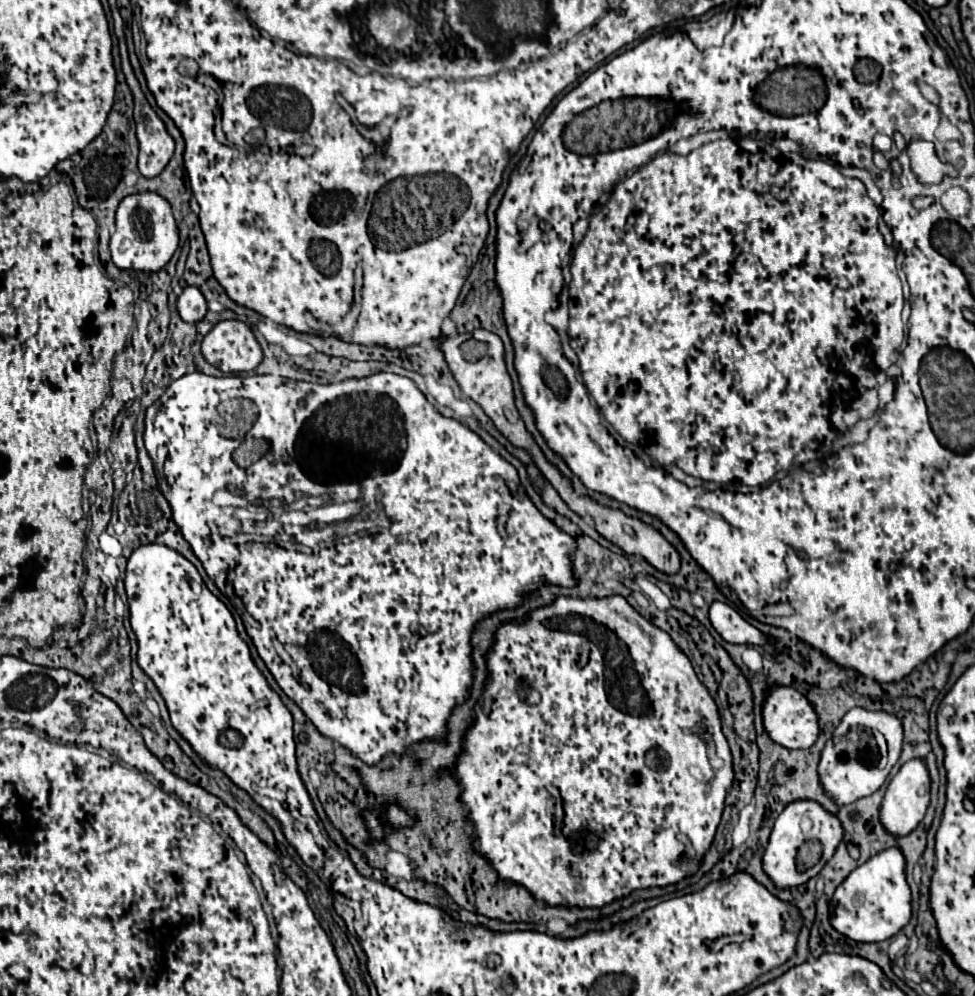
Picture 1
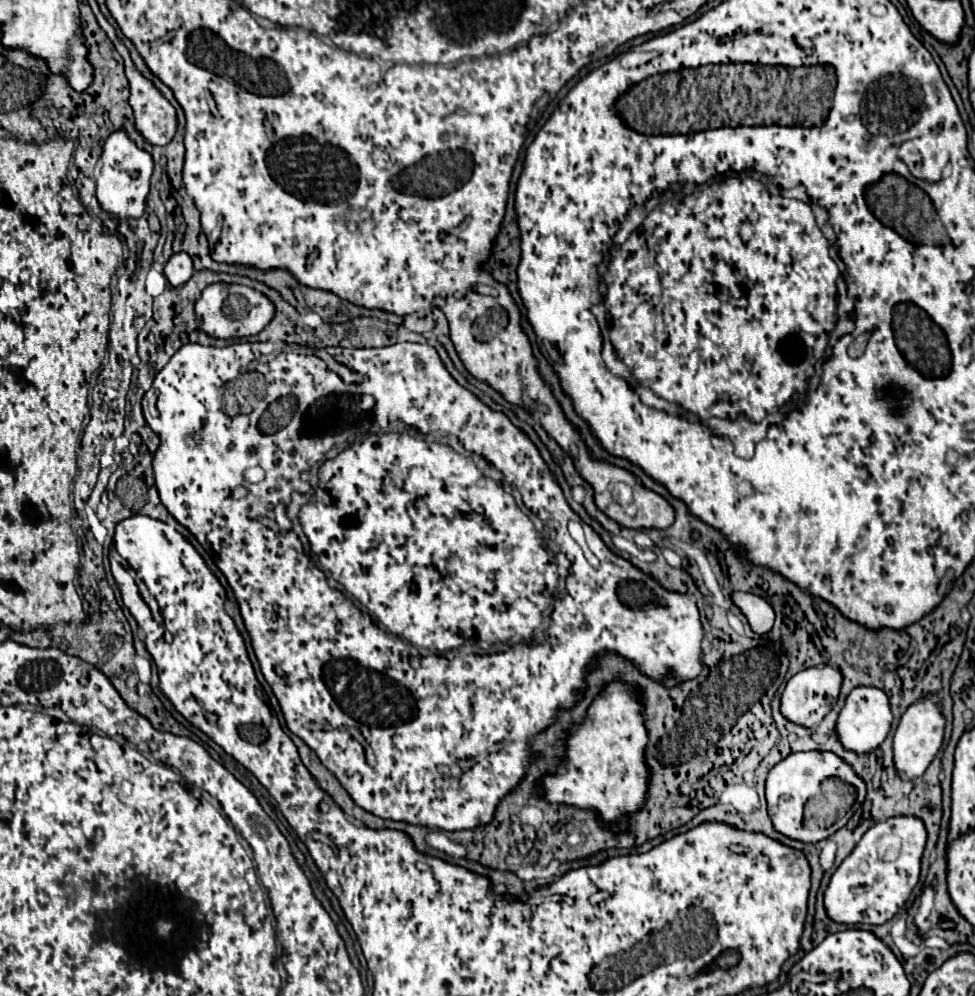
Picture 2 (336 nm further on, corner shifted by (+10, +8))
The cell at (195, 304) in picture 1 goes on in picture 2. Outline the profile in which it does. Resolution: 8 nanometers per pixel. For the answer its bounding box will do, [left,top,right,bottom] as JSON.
[164,252,194,288]

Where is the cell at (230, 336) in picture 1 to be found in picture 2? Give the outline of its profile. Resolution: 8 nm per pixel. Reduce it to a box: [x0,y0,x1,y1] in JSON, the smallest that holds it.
[196,284,274,340]

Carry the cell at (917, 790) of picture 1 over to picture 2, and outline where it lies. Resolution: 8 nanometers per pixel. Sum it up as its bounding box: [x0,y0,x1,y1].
[894,696,944,780]

